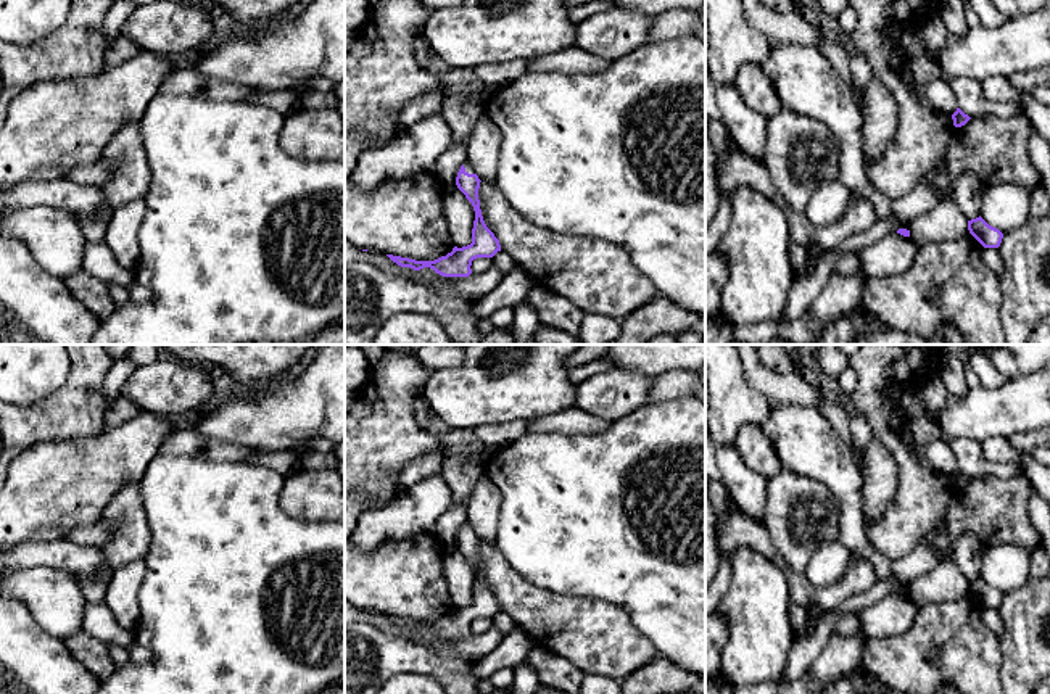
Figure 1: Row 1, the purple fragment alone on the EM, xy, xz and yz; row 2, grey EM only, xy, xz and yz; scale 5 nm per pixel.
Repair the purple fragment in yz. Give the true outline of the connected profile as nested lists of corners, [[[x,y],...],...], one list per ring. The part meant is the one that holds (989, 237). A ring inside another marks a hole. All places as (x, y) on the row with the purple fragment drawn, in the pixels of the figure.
[[[981,216],[968,221],[968,230],[984,248],[998,248],[1003,238],[1003,233]]]

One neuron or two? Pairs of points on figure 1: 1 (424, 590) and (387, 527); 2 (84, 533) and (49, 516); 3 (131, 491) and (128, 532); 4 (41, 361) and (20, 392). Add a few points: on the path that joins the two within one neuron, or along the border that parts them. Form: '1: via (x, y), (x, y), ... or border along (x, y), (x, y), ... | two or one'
1: border along (429, 532), (387, 541), (369, 553), (361, 551) | two
2: border along (100, 517), (90, 524), (74, 527), (63, 538) | two
3: via (128, 501), (128, 522) | one
4: via (33, 369), (20, 384) | one

